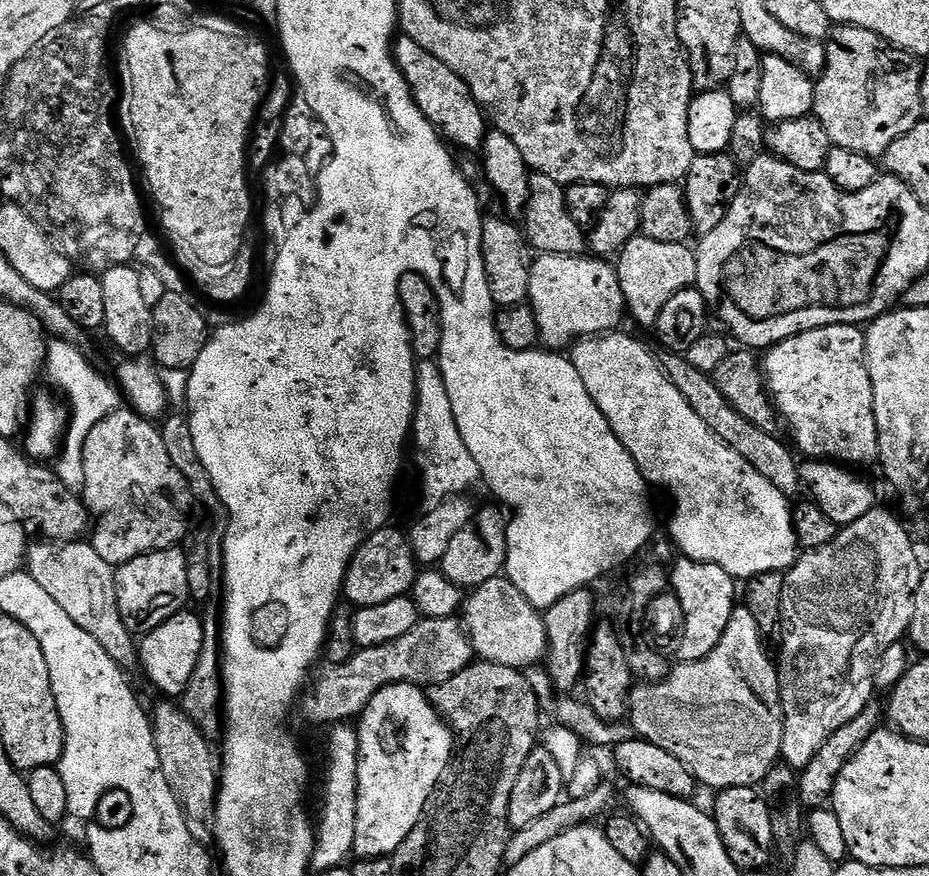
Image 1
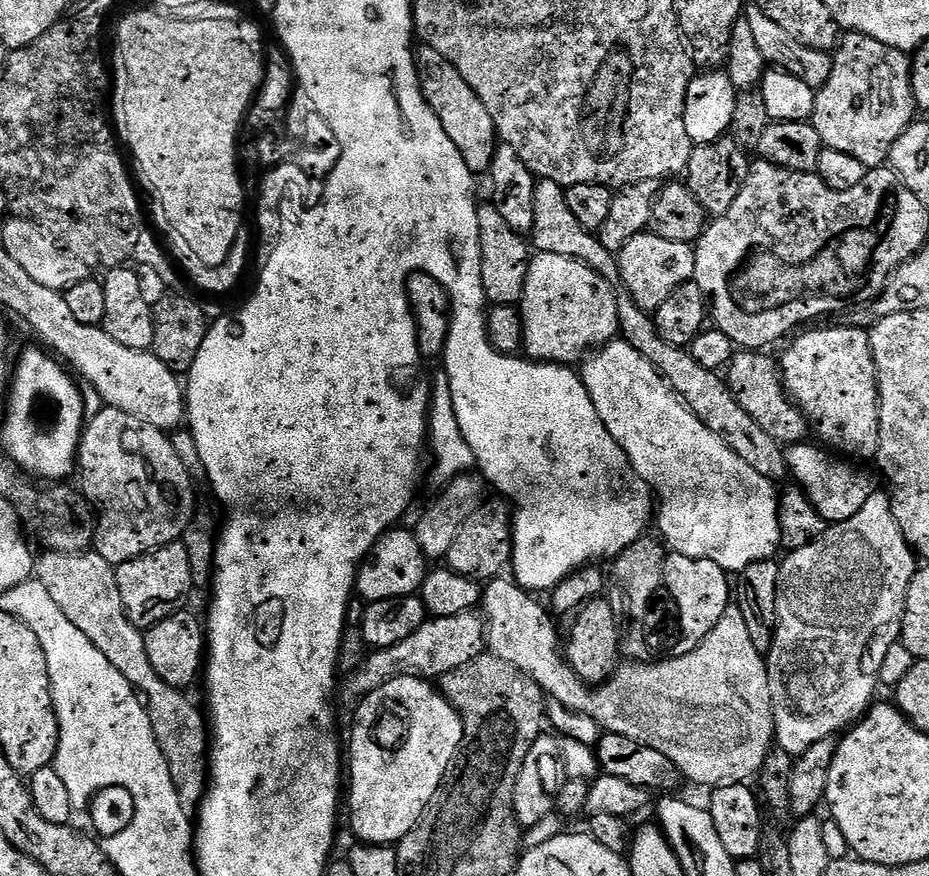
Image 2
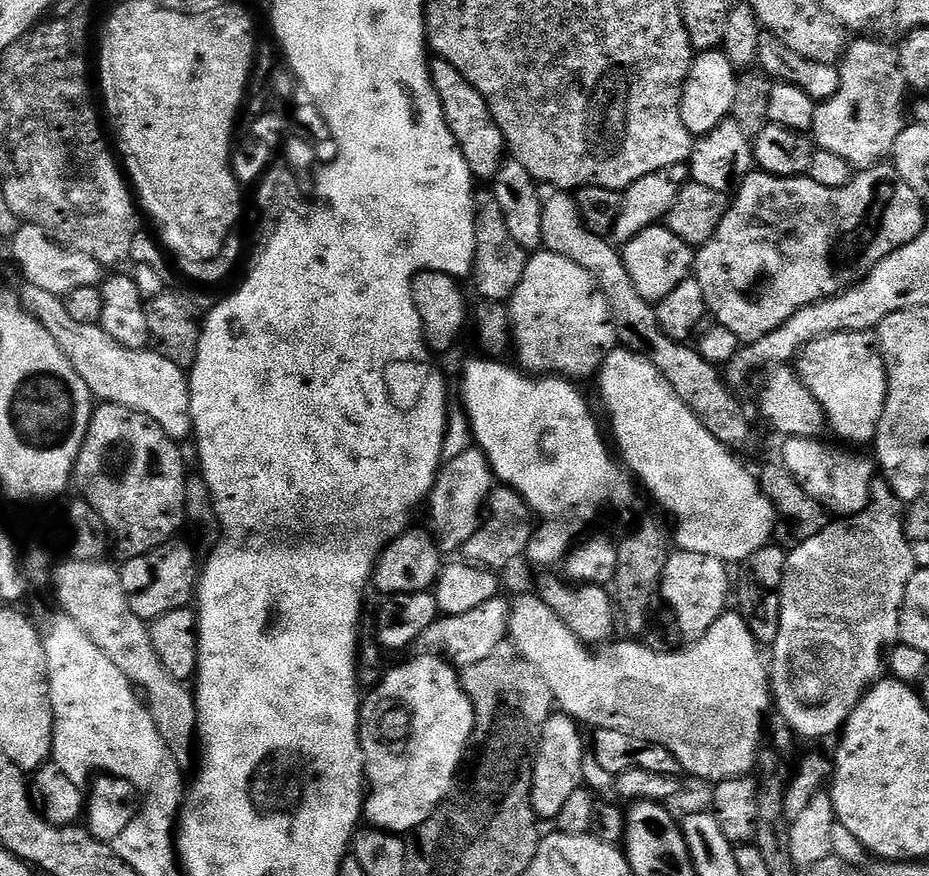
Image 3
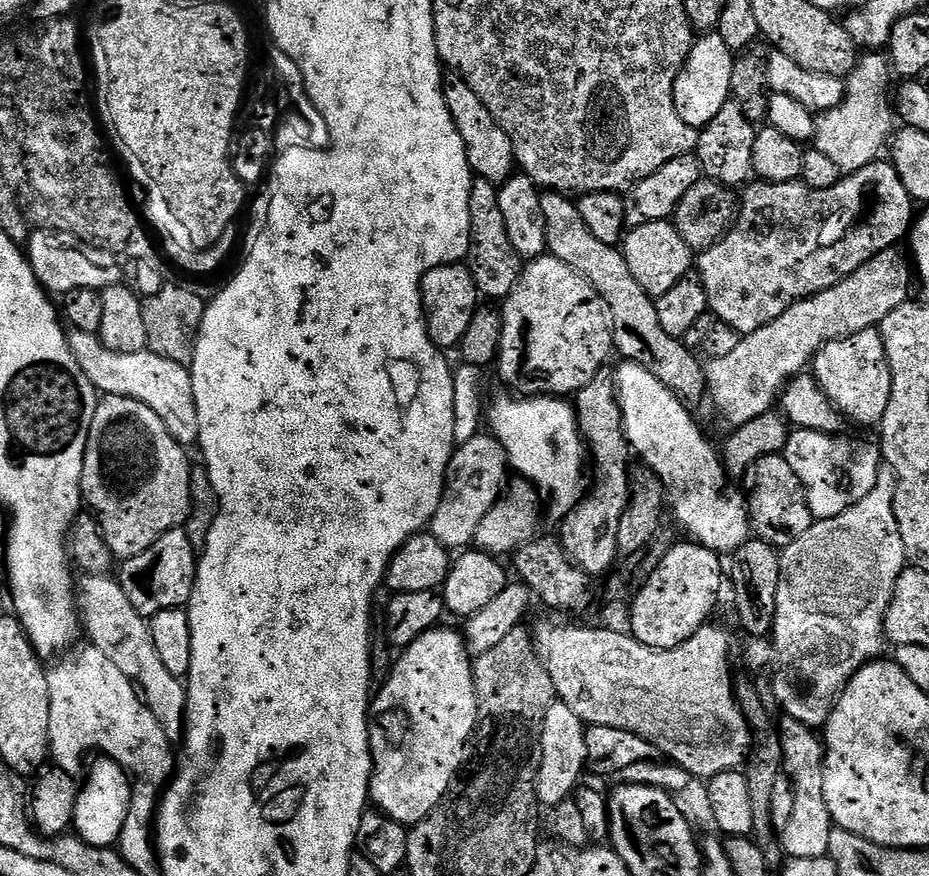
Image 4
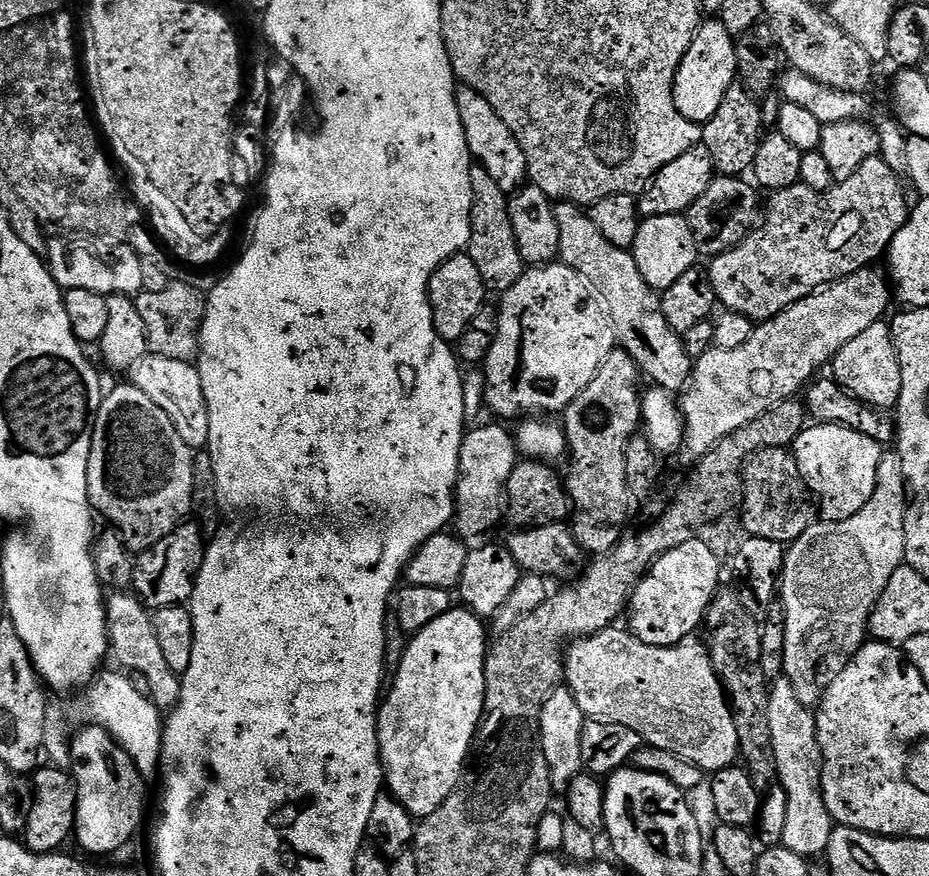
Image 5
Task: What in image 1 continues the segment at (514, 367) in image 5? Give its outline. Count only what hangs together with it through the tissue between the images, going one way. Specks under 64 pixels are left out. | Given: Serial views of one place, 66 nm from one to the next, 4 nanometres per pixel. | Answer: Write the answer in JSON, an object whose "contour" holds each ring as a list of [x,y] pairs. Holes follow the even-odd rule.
{"contour":[[[591,254],[537,255],[530,270],[527,303],[534,310],[534,318],[538,318],[540,344],[548,350],[564,350],[578,340],[611,333],[621,327],[620,319],[626,316],[615,267],[607,259]]]}

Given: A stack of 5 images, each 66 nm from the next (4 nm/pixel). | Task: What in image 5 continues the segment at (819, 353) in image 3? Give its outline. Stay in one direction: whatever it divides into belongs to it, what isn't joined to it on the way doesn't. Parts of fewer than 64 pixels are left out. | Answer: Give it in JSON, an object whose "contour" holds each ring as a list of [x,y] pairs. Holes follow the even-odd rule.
{"contour":[[[879,320],[874,326],[846,342],[830,361],[831,379],[835,380],[854,398],[872,408],[895,409],[898,394],[902,394],[902,366],[898,366],[898,350],[892,337],[891,323]]]}

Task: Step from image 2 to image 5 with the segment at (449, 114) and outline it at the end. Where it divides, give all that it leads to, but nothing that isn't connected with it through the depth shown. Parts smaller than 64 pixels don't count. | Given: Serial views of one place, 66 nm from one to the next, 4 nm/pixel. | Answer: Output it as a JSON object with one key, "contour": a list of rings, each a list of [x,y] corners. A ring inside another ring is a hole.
{"contour":[[[457,87],[456,101],[458,114],[462,118],[462,130],[466,130],[466,146],[470,150],[473,161],[483,166],[490,174],[490,178],[494,178],[494,182],[502,186],[504,192],[509,194],[519,192],[528,180],[528,163],[526,154],[522,146],[518,146],[518,138],[512,133],[510,126],[506,126],[506,122],[498,118],[494,106],[490,106],[490,102],[486,102],[486,98],[478,94],[478,90]]]}

